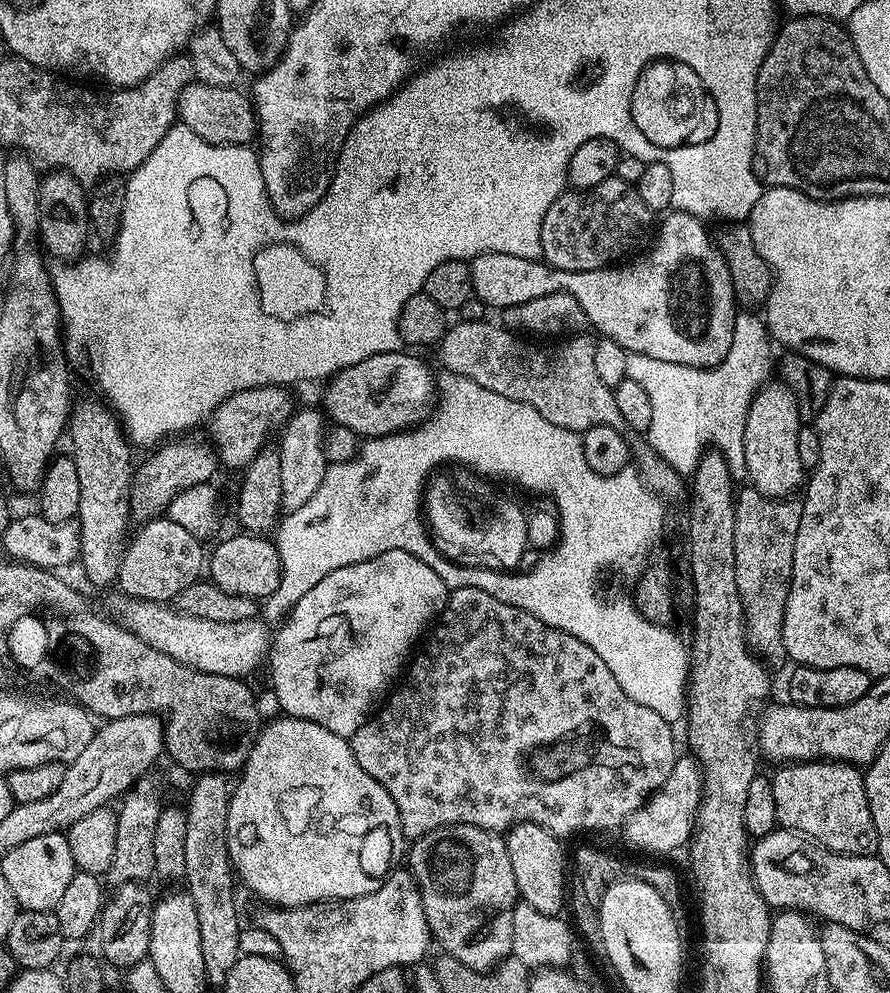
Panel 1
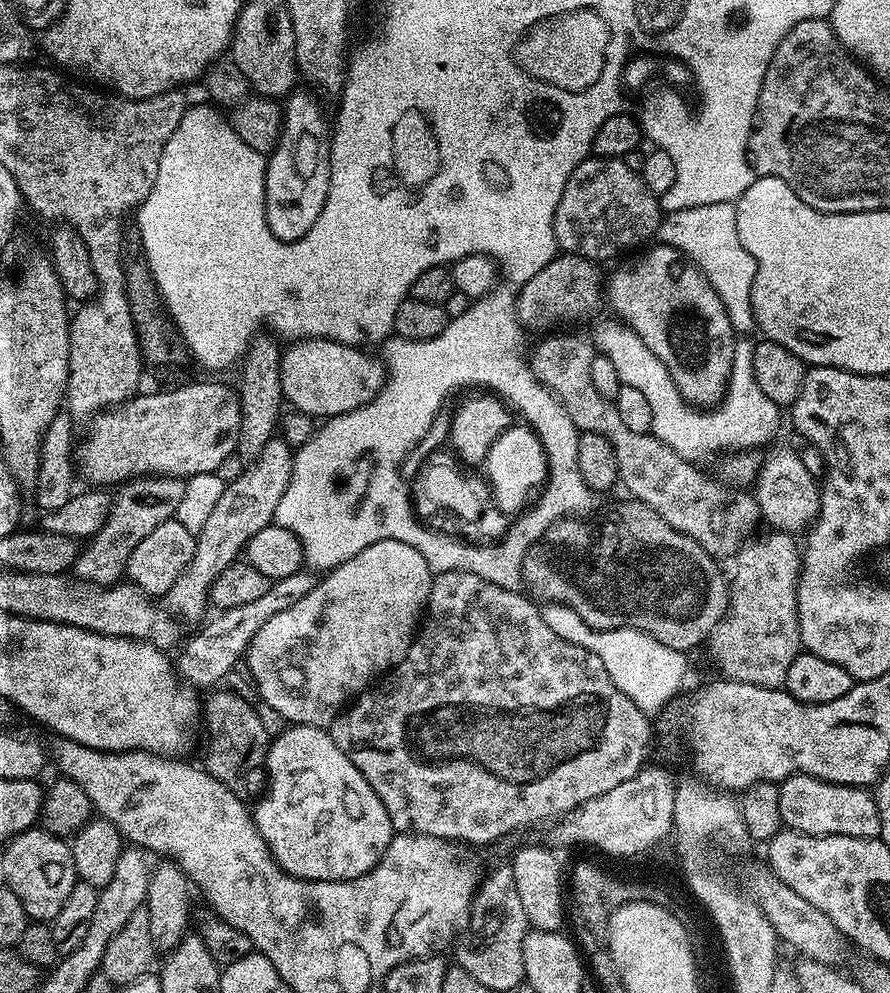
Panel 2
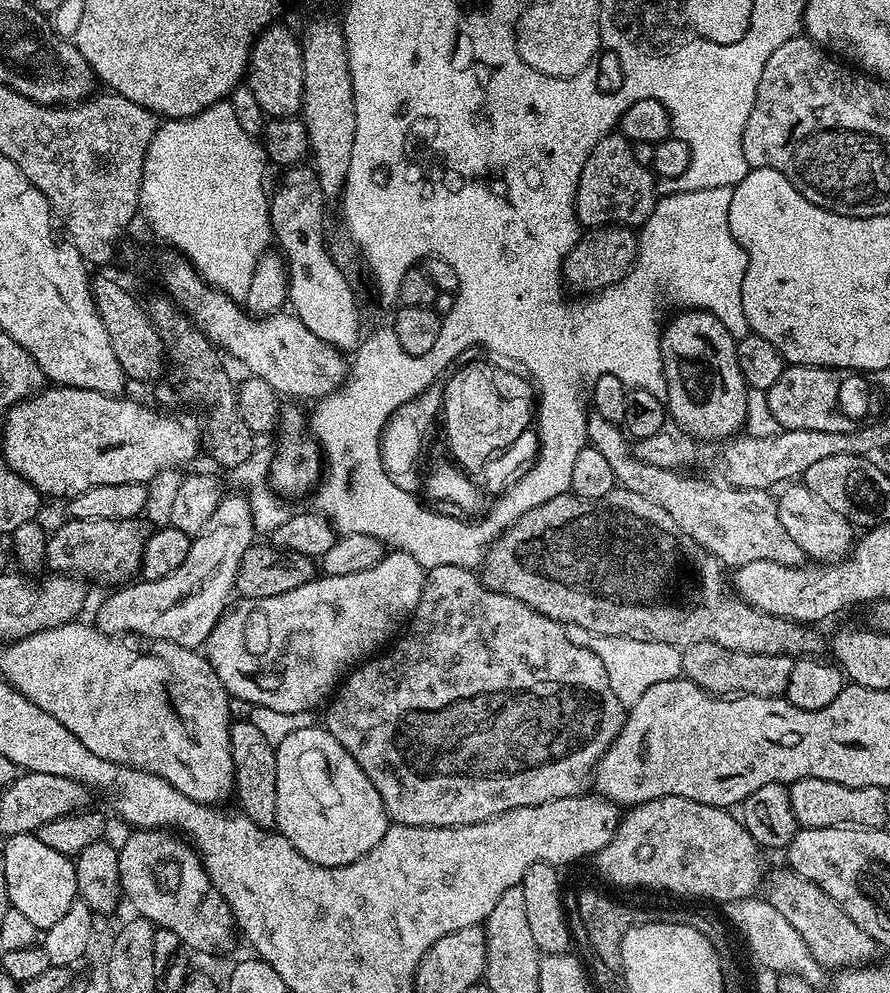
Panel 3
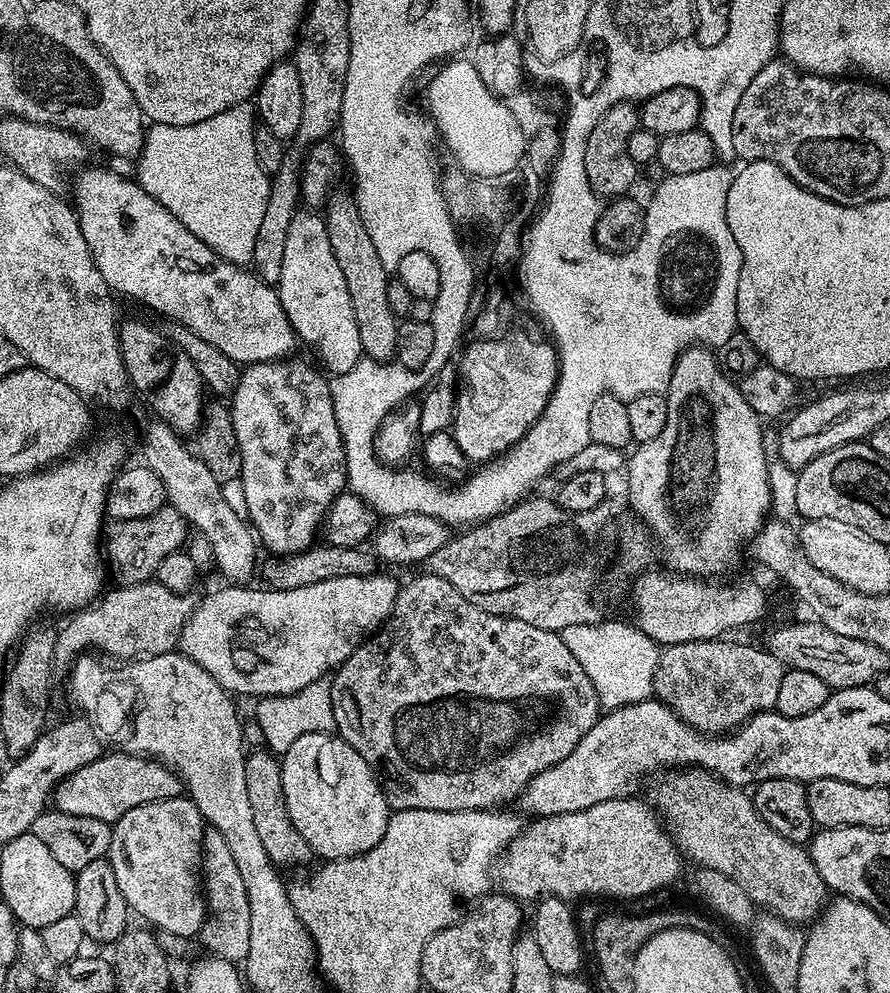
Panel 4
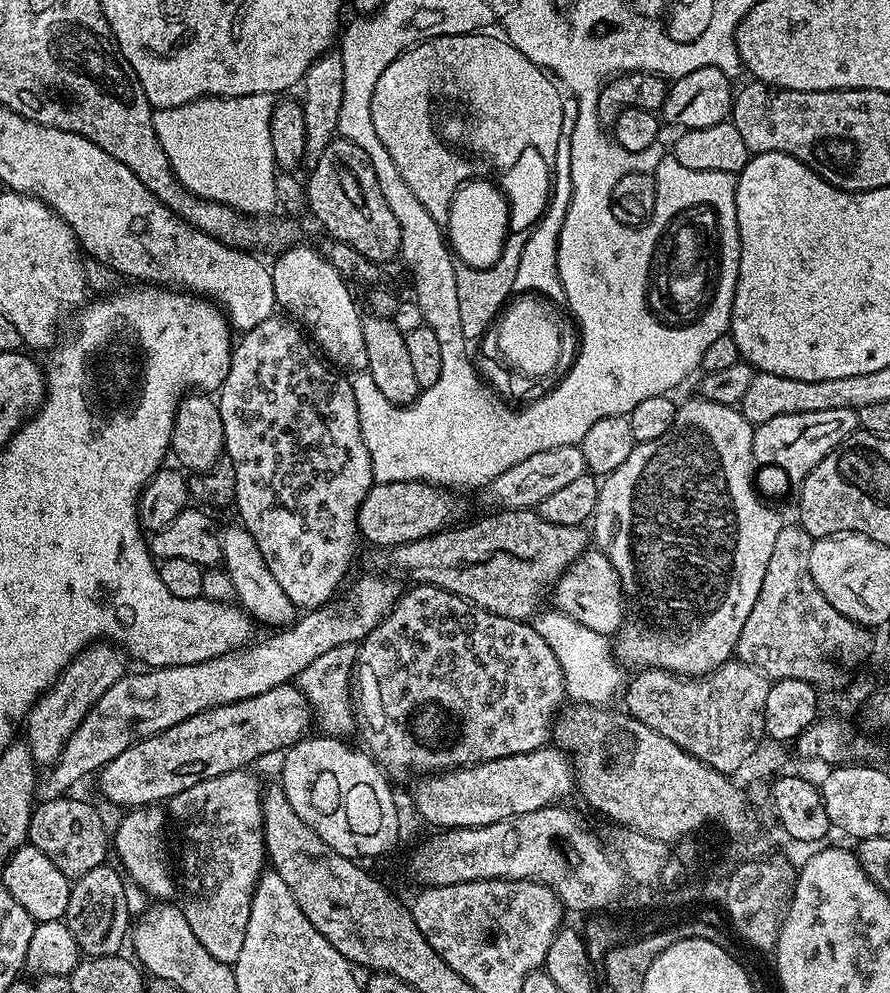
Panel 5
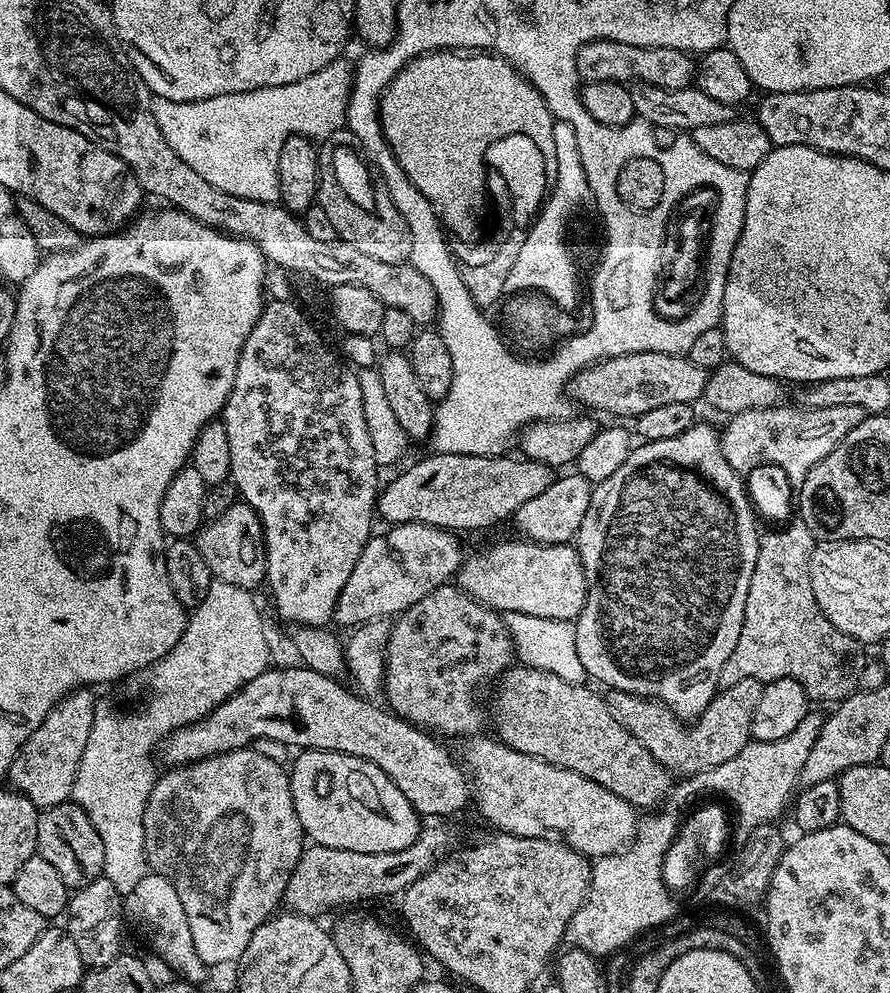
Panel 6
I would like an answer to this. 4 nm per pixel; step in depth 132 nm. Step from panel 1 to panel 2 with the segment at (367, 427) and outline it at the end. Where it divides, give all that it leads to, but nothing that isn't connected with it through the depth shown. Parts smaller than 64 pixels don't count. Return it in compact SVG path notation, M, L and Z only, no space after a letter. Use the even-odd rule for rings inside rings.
M298 340L288 349L285 347L280 357L285 401L297 413L313 418L346 414L366 406L384 389L386 364L364 352L367 351L333 340Z

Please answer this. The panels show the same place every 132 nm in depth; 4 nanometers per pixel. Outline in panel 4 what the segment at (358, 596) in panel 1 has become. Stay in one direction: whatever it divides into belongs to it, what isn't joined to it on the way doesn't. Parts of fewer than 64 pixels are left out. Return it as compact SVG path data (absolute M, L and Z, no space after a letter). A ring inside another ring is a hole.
M380 575L330 578L330 582L314 582L314 586L298 586L294 590L282 590L281 588L269 588L267 586L259 586L260 588L252 588L253 586L224 586L228 588L220 588L217 592L210 593L201 604L199 601L193 607L192 616L186 622L183 632L180 633L179 651L194 662L198 662L198 666L202 666L202 670L206 670L206 674L210 674L227 692L235 694L237 697L239 697L238 695L252 696L251 698L289 696L306 686L310 686L316 680L325 679L329 673L344 664L346 658L350 658L350 654L354 654L356 647L364 643L387 620L388 615L392 613L392 607L396 601L396 595L400 593L401 585L396 584L396 580L392 576Z

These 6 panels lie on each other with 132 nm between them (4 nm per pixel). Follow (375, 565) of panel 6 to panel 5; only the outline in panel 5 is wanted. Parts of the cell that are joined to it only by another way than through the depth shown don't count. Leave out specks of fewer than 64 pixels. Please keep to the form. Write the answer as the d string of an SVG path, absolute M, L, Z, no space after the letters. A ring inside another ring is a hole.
M364 574L360 581L348 592L348 600L337 599L327 606L309 611L301 615L291 626L285 627L281 636L272 636L269 640L249 643L235 652L227 652L218 658L210 658L206 662L198 662L190 666L170 666L169 668L148 668L144 672L129 671L82 718L78 730L70 734L62 754L51 765L48 780L41 779L38 784L38 796L41 801L57 800L58 797L71 793L72 787L83 776L99 773L101 768L107 766L122 750L134 746L140 740L157 736L162 730L170 730L170 726L178 726L178 722L186 722L194 714L202 714L211 708L226 706L230 702L242 702L242 698L254 698L254 694L266 694L266 690L274 690L274 686L293 683L318 658L318 654L326 654L326 650L334 650L334 646L347 644L359 645L378 622L382 622L390 614L390 610L400 601L402 587L396 580L391 580L388 574Z

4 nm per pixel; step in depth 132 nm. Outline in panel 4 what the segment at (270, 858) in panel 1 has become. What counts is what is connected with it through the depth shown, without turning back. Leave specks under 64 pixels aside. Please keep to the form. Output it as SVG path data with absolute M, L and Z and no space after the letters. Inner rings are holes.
M302 734L290 750L283 752L280 769L290 822L317 857L346 860L378 846L390 815L384 791L371 766L339 735Z

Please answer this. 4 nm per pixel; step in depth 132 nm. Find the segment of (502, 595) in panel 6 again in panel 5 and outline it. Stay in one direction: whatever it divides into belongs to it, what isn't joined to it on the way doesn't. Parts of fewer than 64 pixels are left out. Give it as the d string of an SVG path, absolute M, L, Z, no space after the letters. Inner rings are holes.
M589 550L576 561L574 567L567 568L563 576L554 585L555 607L566 613L574 622L582 622L582 626L590 626L598 634L611 637L620 631L626 619L626 597L620 585L618 574L599 550Z

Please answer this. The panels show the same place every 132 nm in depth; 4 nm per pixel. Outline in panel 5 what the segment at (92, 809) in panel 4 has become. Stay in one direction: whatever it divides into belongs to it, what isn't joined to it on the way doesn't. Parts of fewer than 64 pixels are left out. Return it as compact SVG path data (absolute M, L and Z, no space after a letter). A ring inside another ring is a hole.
M295 683L274 686L266 694L194 714L186 722L122 750L118 758L100 769L100 792L107 803L124 810L156 806L206 778L247 769L255 760L263 761L270 750L291 748L309 735L311 724L313 727L314 713L299 687Z

